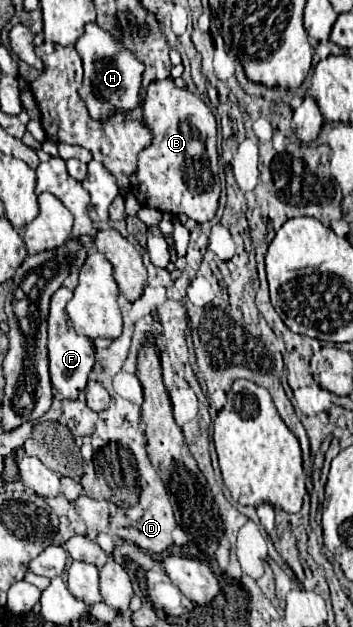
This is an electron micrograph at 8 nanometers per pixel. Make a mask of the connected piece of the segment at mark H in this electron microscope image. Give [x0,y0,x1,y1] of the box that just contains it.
[76,23,142,119]

